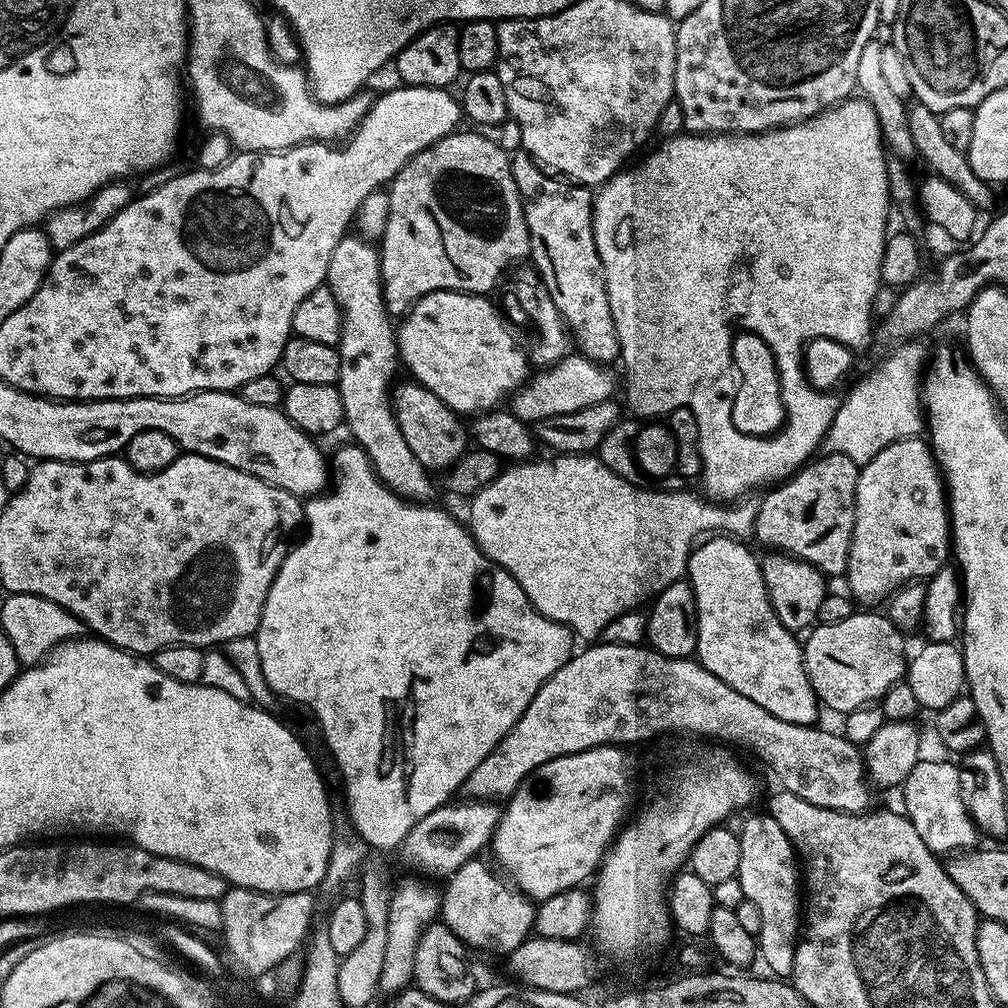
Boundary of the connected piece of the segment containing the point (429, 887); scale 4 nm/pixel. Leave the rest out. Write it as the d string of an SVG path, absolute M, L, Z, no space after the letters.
M416 878L420 880L404 880L401 882L400 885L395 885L392 888L392 897L390 898L390 910L388 911L388 921L386 922L386 954L382 957L382 972L380 974L380 983L379 987L381 989L384 988L388 991L388 994L395 994L403 990L403 988L409 987L413 983L412 975L414 974L414 950L416 949L416 943L418 942L418 938L420 937L421 933L428 928L428 925L433 923L440 916L440 898L442 895L441 889L439 887L435 888L435 883L429 882L427 879L424 878Z

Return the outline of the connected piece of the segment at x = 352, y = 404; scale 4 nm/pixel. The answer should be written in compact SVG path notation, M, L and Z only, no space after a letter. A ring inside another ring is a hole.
M346 234L330 254L327 291L340 308L340 379L338 387L346 428L352 431L351 439L363 448L381 482L397 496L409 502L431 501L432 484L428 481L429 469L418 462L416 452L406 446L402 432L398 430L396 416L392 413L390 389L392 375L398 368L398 336L388 322L389 313L384 306L384 292L380 279L379 259L340 260L346 250L352 256L360 256L368 244L353 234Z

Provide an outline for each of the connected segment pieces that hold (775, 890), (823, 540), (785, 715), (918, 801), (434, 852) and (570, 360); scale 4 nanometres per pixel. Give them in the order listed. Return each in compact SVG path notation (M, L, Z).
M767 814L752 816L741 828L740 861L736 879L742 886L745 899L755 903L761 915L762 926L757 936L757 953L769 972L777 979L787 979L793 972L796 941L802 928L800 872L798 857L790 838Z
M809 463L791 478L773 487L754 512L754 536L768 548L781 548L809 564L809 569L825 577L843 577L848 570L848 551L852 549L852 531L856 521L856 477L853 472L831 472L824 464Z
M712 534L701 539L688 556L686 580L692 587L695 604L695 659L700 661L703 668L710 670L710 674L722 678L726 686L738 690L738 694L746 694L750 702L758 702L762 710L770 710L770 714L791 724L815 725L816 715L822 712L822 708L806 674L801 641L786 630L782 622L778 622L778 614L768 600L765 573L760 572L755 554L744 543L743 539L727 534Z
M922 758L910 770L902 785L904 792L903 815L918 830L922 842L931 852L937 854L960 854L965 850L977 847L976 836L978 829L970 818L966 806L962 802L962 790L960 789L960 770L955 763L948 760L928 760Z
M471 798L463 801L465 804L449 802L436 808L426 818L422 818L406 834L402 845L404 860L412 868L417 868L417 873L428 878L452 876L468 860L477 857L480 851L487 849L492 842L492 836L500 821L501 805L486 800Z
M579 354L564 356L555 364L540 371L544 372L538 373L536 377L533 375L511 397L511 400L513 400L510 404L510 410L519 420L523 420L529 426L539 425L548 418L556 418L557 416L574 414L578 410L586 410L590 406L611 400L617 395L615 393L616 380L608 373L611 371L605 365L596 364L593 360L588 360Z

